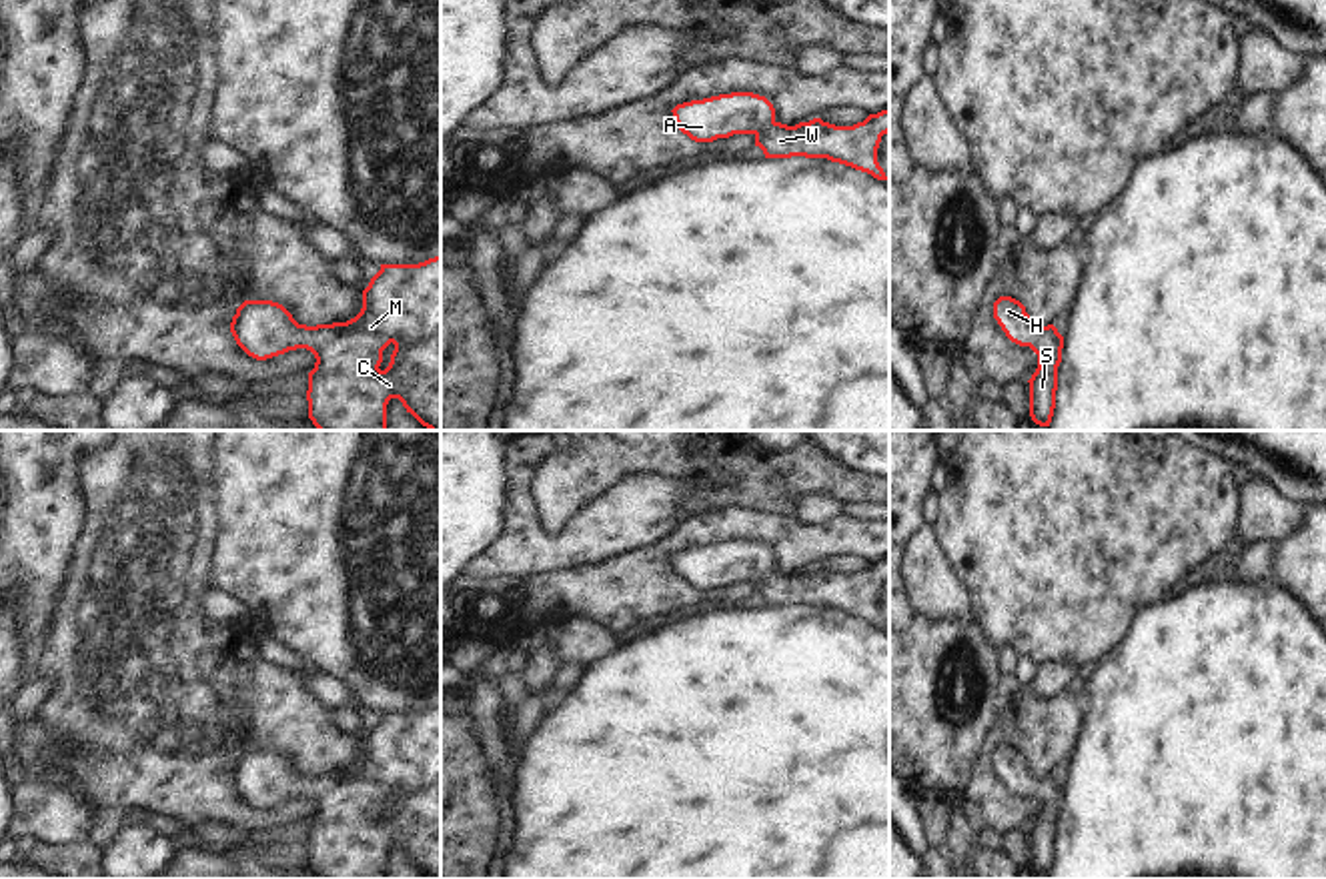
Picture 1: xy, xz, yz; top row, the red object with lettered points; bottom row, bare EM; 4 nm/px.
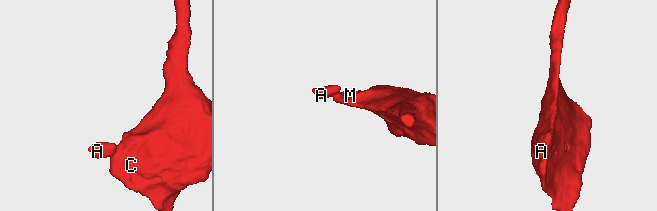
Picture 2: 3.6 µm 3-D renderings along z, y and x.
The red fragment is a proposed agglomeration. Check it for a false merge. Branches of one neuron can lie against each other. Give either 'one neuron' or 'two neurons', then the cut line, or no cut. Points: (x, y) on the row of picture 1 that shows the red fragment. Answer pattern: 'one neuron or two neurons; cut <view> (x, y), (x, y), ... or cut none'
one neuron; cut none

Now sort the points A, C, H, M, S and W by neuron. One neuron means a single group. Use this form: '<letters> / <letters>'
A C H M S W

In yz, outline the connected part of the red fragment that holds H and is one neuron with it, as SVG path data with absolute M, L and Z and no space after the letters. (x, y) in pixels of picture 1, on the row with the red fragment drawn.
M1000 296L993 302L993 318L1012 342L1030 346L1038 354L1038 368L1028 380L1030 416L1036 424L1050 426L1056 408L1064 336L1054 324L1036 326L1026 306L1012 296Z

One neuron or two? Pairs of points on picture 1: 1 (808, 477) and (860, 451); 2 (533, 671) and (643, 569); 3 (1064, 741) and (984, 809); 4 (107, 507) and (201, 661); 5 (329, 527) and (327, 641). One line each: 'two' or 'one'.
1: two
2: two
3: one
4: one
5: one

